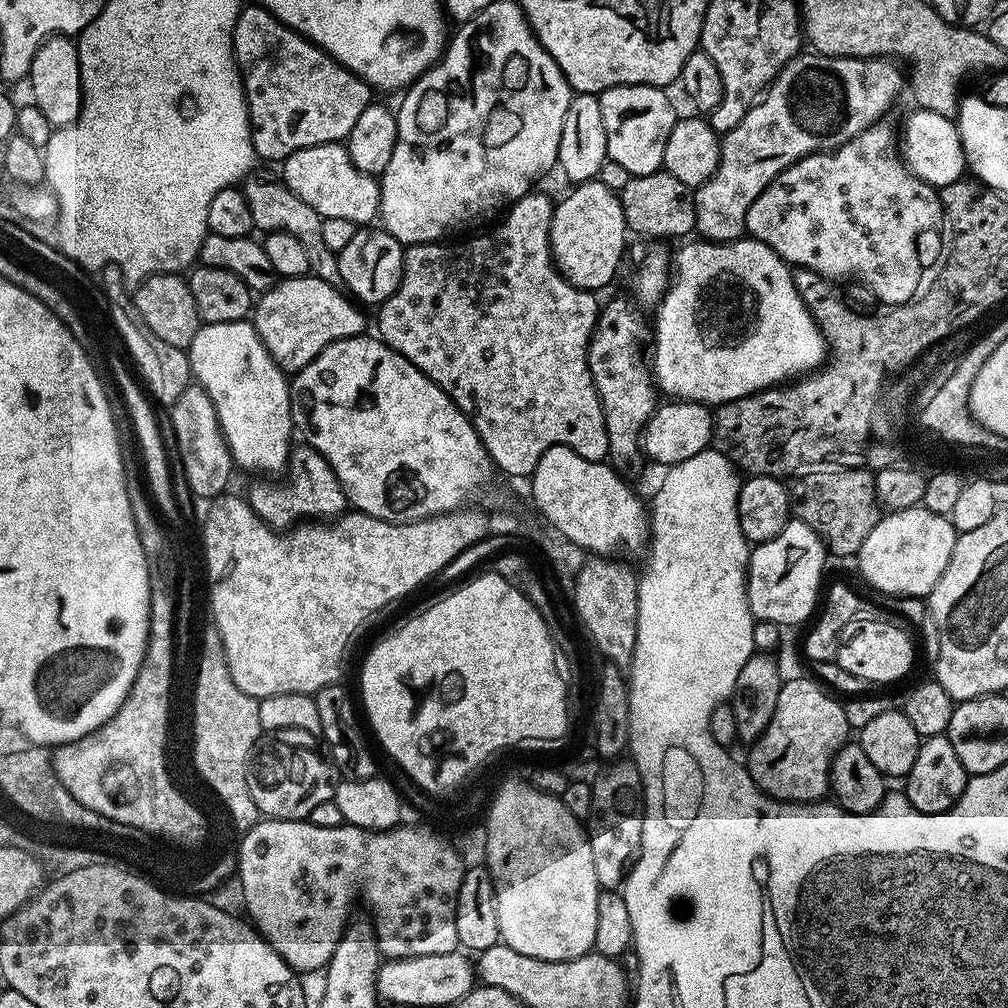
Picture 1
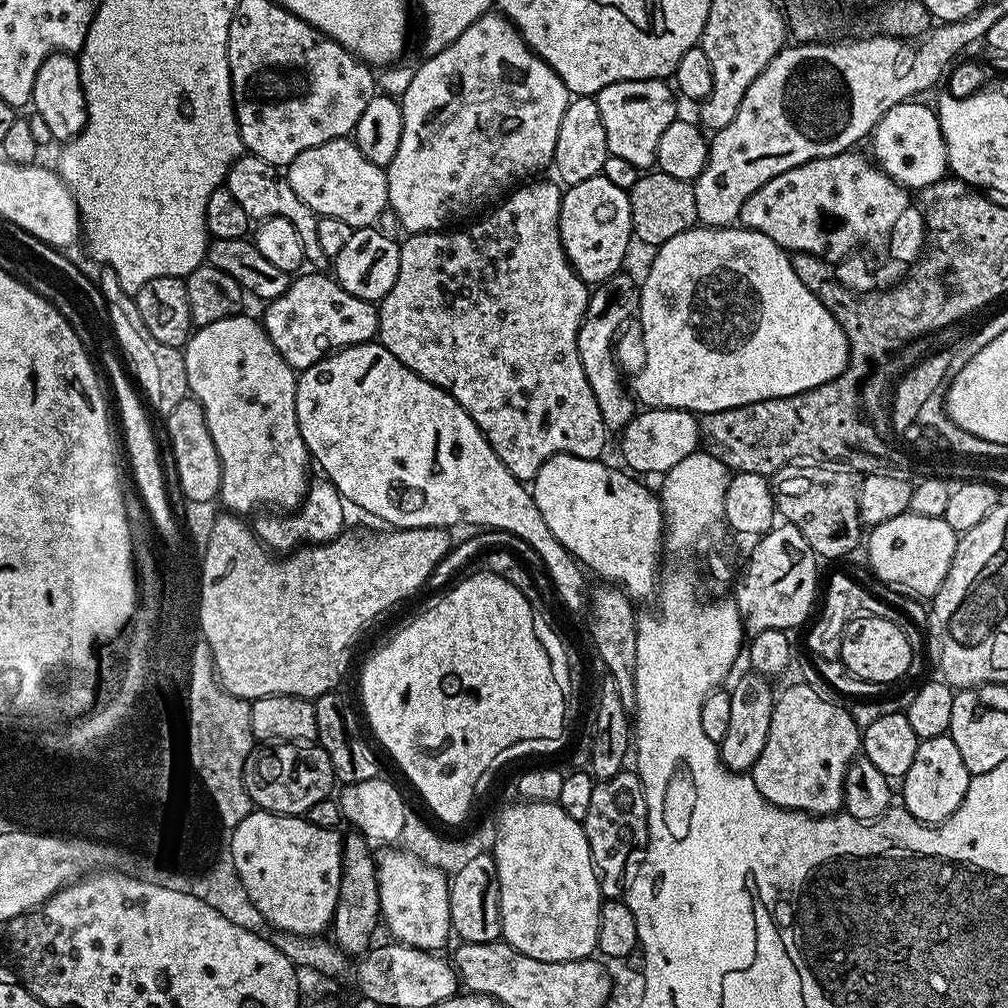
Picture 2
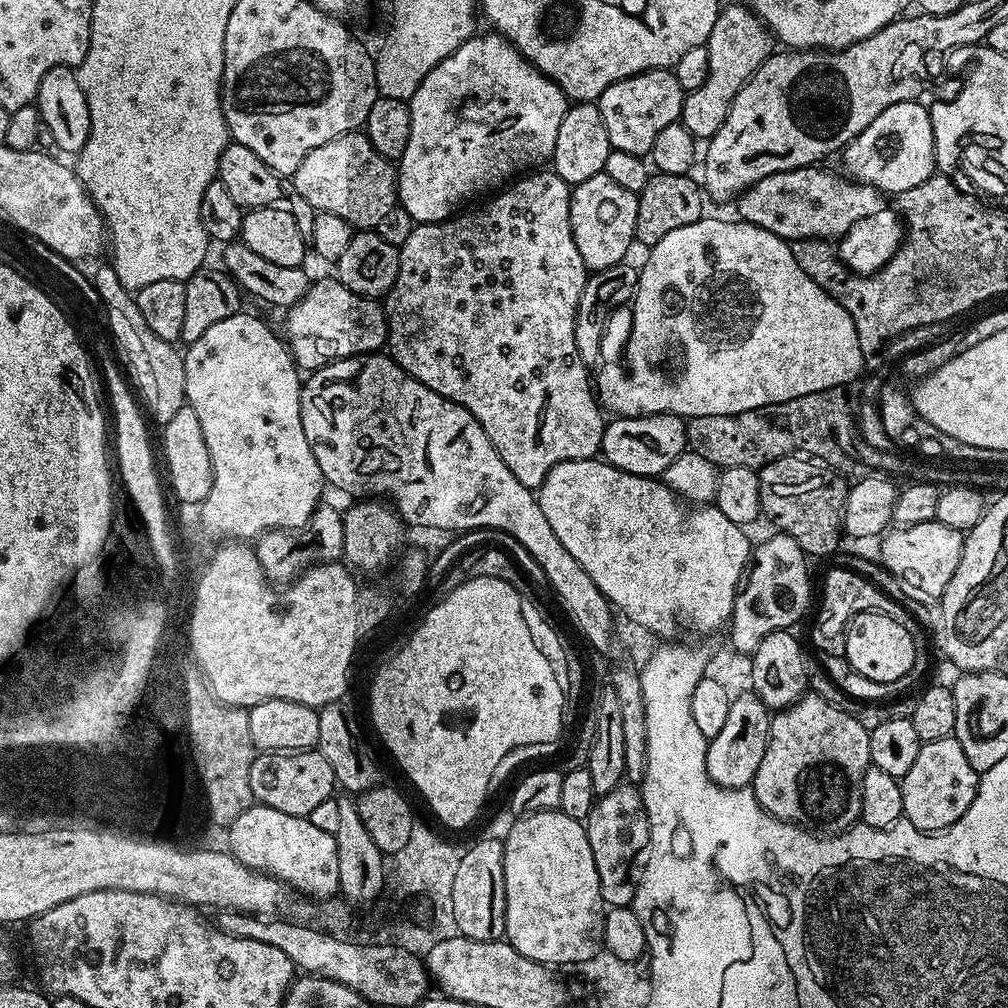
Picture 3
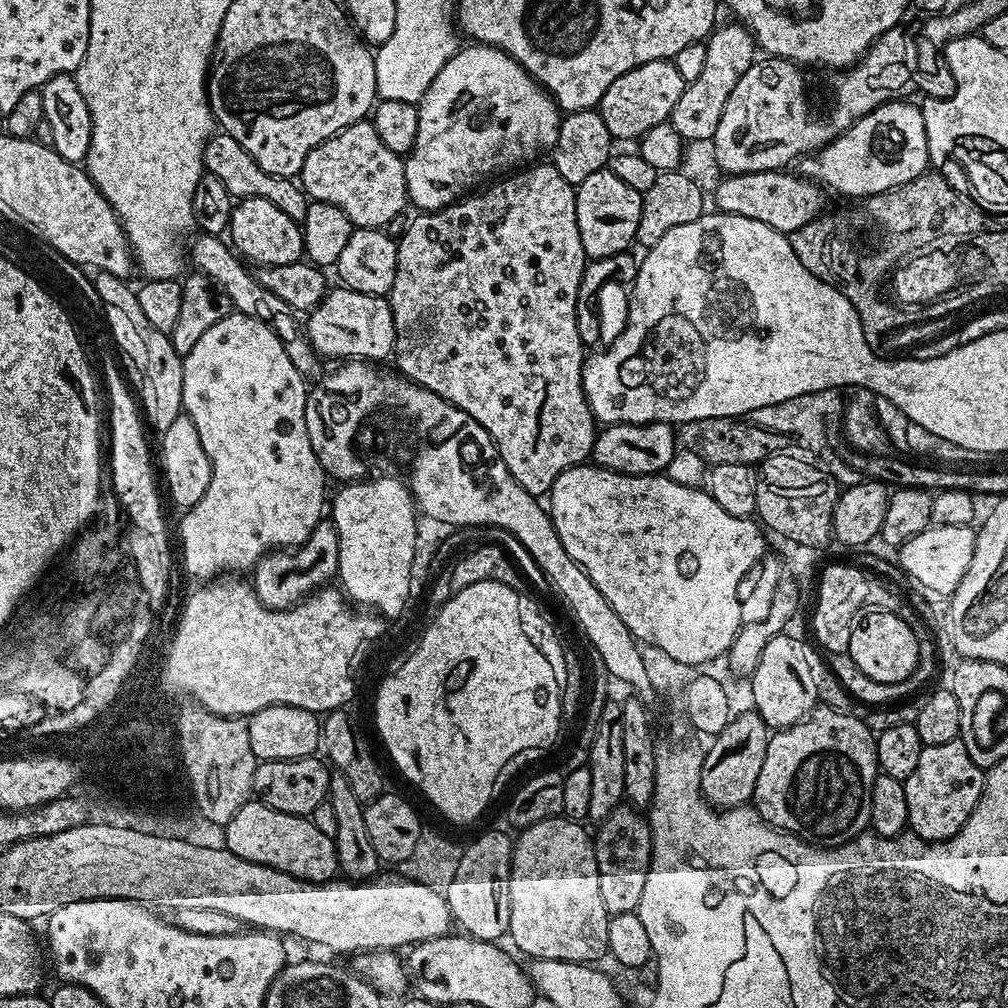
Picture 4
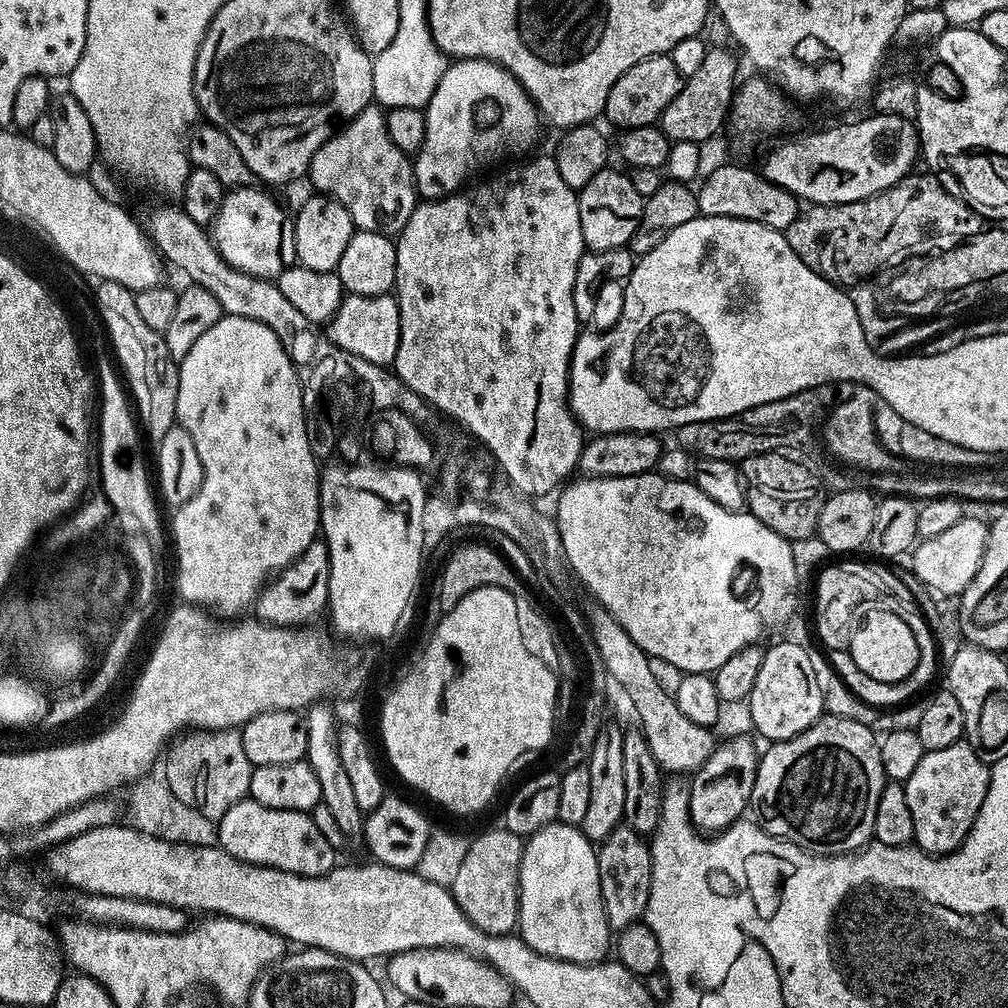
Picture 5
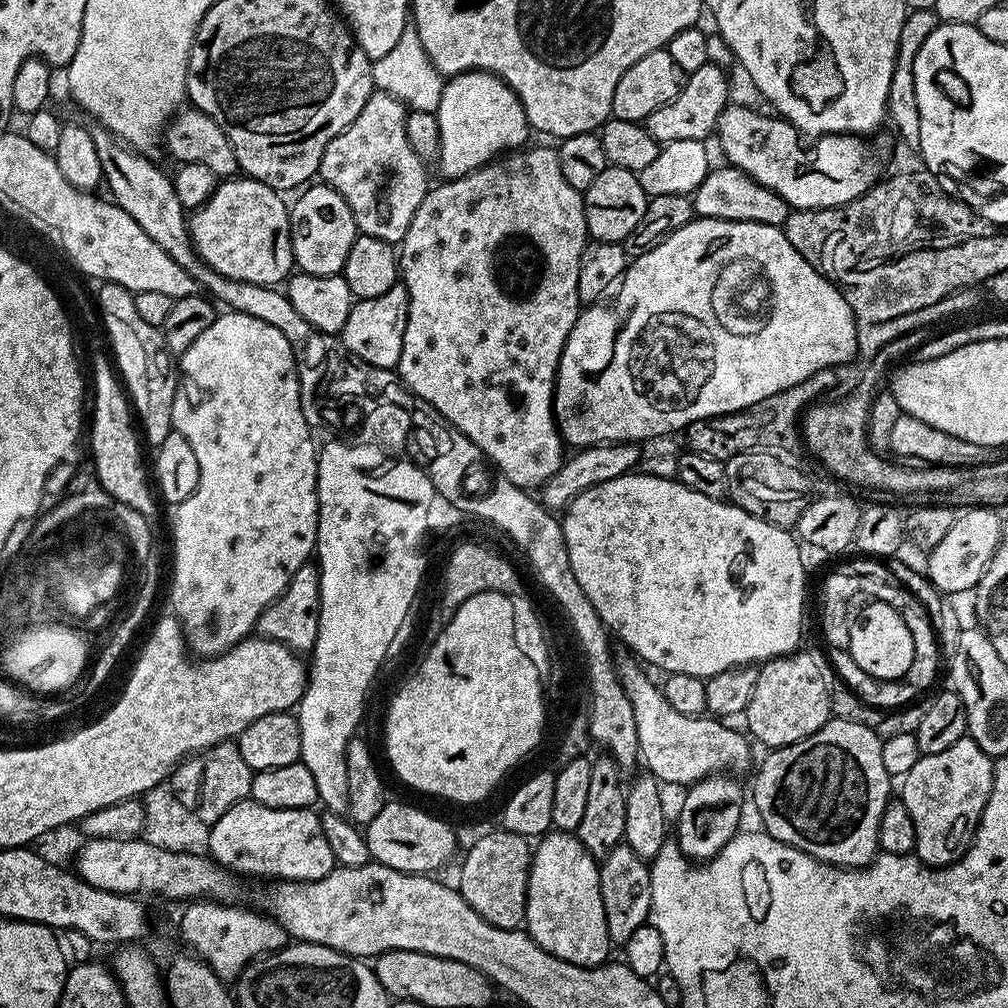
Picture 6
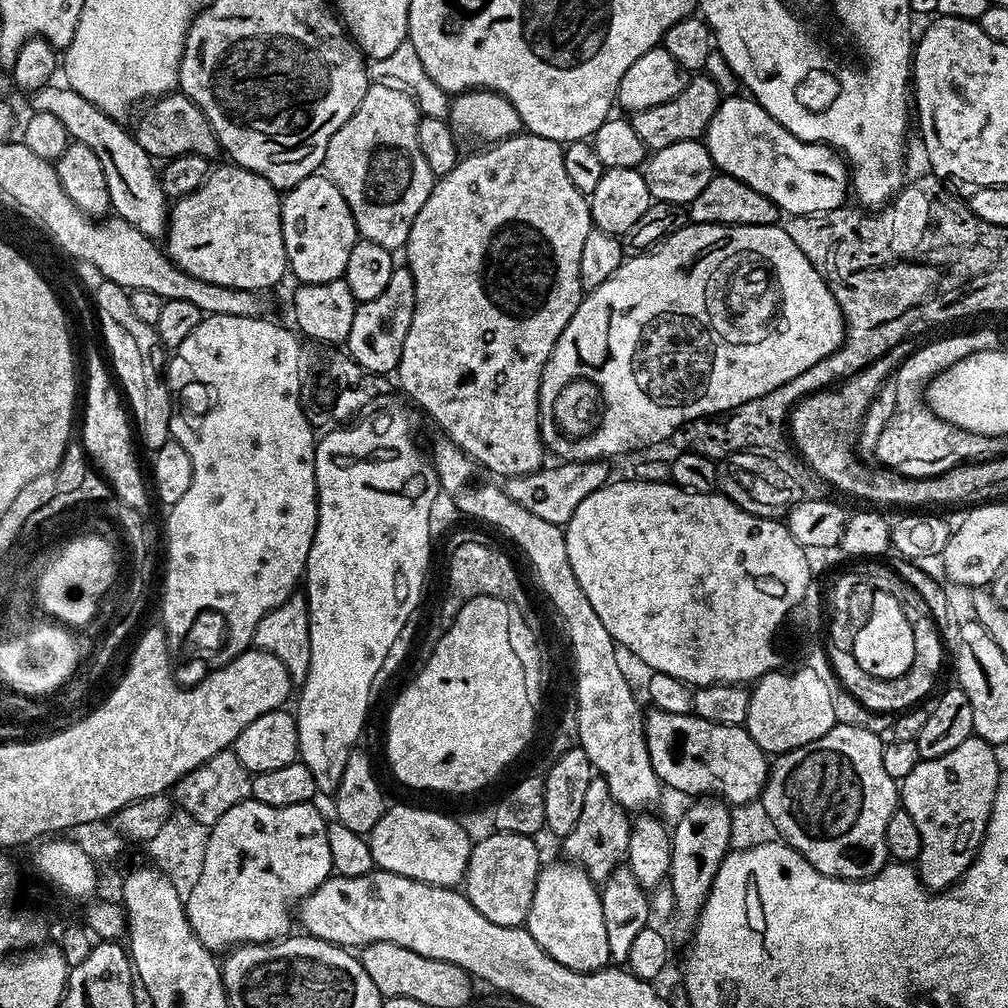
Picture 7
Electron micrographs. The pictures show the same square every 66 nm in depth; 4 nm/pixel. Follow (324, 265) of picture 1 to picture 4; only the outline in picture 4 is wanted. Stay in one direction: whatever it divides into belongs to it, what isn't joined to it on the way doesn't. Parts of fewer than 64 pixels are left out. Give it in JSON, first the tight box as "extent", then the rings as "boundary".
{"extent":[204,130,310,222],"boundary":[[[220,130],[213,135],[208,149],[204,151],[204,166],[207,175],[219,178],[222,186],[226,186],[226,190],[237,201],[251,196],[266,198],[270,202],[274,202],[274,206],[278,206],[278,210],[290,214],[292,220],[303,222],[306,218],[306,210],[310,201],[304,195],[304,189],[300,187],[299,183],[287,176],[275,176],[262,170],[262,166],[258,166],[258,162],[254,162],[254,158],[250,158],[250,154],[246,154],[246,150],[242,150],[242,146],[238,146],[238,142],[234,142],[234,138],[230,138],[230,134]]]}

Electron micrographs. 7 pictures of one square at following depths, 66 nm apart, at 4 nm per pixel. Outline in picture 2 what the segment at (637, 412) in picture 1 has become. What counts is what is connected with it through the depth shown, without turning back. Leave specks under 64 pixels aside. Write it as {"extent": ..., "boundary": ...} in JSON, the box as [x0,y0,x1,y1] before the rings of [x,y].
{"extent":[578,270,640,434],"boundary":[[[621,270],[591,289],[586,314],[578,330],[578,358],[582,362],[582,370],[586,370],[586,382],[590,382],[590,390],[594,390],[598,410],[602,410],[604,424],[612,434],[624,429],[634,415],[634,396],[626,380],[620,377],[620,364],[612,349],[616,344],[616,331],[640,311],[640,284],[626,273]]]}

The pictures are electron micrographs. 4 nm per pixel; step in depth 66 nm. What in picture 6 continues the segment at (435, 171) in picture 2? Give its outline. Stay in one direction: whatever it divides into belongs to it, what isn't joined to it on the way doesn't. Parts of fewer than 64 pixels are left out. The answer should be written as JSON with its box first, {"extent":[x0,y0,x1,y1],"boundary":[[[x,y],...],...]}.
{"extent":[435,72,530,180],"boundary":[[[461,72],[447,81],[435,111],[440,135],[441,177],[457,180],[501,154],[520,150],[529,143],[530,125],[522,102],[505,80],[493,72]]]}

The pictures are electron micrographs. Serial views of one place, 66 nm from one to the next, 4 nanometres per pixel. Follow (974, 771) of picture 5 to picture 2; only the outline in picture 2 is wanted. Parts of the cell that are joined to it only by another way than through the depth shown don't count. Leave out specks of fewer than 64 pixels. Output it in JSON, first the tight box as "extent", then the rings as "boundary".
{"extent":[902,736,973,826],"boundary":[[[951,736],[926,738],[920,741],[918,754],[914,754],[914,763],[902,777],[904,784],[903,811],[925,826],[935,826],[948,820],[958,806],[962,806],[962,798],[966,798],[966,790],[970,786],[973,775],[968,772],[962,762],[958,746],[954,746]]]}

